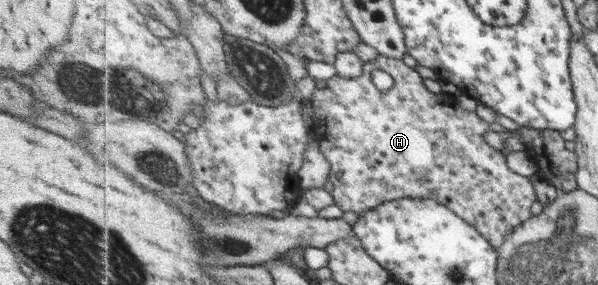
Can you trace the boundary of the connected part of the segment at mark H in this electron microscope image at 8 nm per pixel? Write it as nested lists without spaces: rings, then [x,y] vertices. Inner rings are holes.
[[[379,54],[376,59],[363,64],[363,71],[357,78],[345,77],[342,73],[337,76],[333,76],[329,81],[319,84],[314,90],[311,98],[314,104],[314,111],[316,114],[316,122],[314,126],[314,136],[320,143],[320,151],[328,158],[331,163],[330,172],[330,188],[332,195],[335,197],[335,202],[339,208],[343,211],[356,211],[364,212],[366,210],[375,208],[381,203],[387,201],[394,201],[402,198],[421,198],[421,199],[433,199],[440,203],[445,203],[453,212],[464,218],[471,226],[474,226],[481,235],[485,235],[485,238],[489,239],[494,247],[501,246],[507,237],[517,229],[517,227],[527,222],[532,214],[532,206],[537,200],[537,194],[535,194],[535,186],[529,177],[520,176],[509,170],[507,166],[506,154],[501,153],[500,150],[496,150],[493,146],[489,146],[483,138],[485,132],[489,132],[489,123],[485,122],[483,118],[479,118],[475,111],[465,110],[461,108],[457,99],[443,93],[429,92],[423,84],[423,78],[419,76],[419,72],[414,70],[404,59],[391,58],[385,55]],[[375,70],[383,70],[387,72],[392,78],[394,85],[386,92],[381,92],[375,84],[373,84],[373,72]]]

